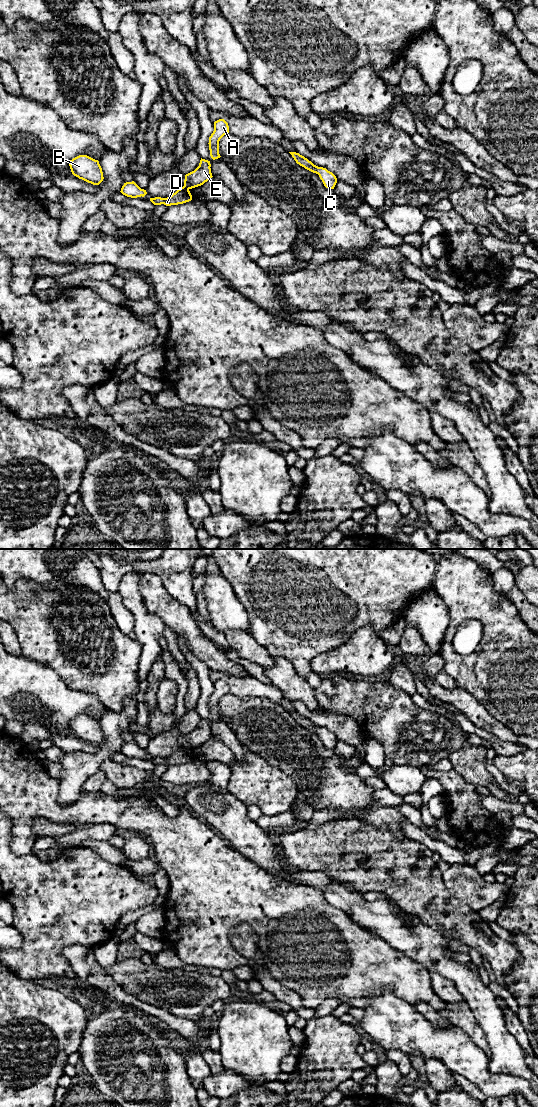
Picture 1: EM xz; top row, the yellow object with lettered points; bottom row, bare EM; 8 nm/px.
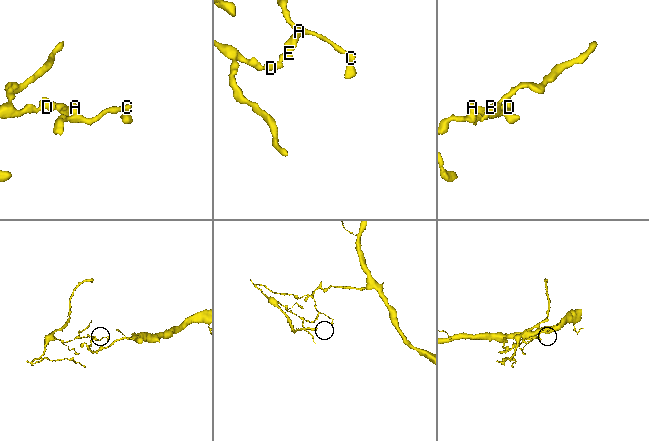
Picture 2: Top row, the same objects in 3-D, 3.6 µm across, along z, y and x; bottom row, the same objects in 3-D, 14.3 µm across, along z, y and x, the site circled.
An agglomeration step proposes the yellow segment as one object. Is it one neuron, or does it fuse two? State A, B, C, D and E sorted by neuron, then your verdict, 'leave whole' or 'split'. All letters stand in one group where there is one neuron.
A C E / B D; split

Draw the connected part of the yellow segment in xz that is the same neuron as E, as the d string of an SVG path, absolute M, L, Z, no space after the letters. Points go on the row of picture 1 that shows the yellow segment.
M201 158L199 166L194 171L185 175L183 187L192 189L203 185L213 177L210 167L210 161Z

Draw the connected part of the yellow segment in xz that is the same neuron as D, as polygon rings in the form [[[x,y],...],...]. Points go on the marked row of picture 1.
[[[181,187],[175,193],[173,193],[171,196],[167,198],[161,198],[161,197],[150,198],[150,201],[154,205],[164,204],[166,206],[183,204],[191,200],[192,200],[192,195],[189,189],[185,187]]]

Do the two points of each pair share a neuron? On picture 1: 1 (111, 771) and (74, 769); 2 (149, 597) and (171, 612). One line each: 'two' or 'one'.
1: two
2: one

